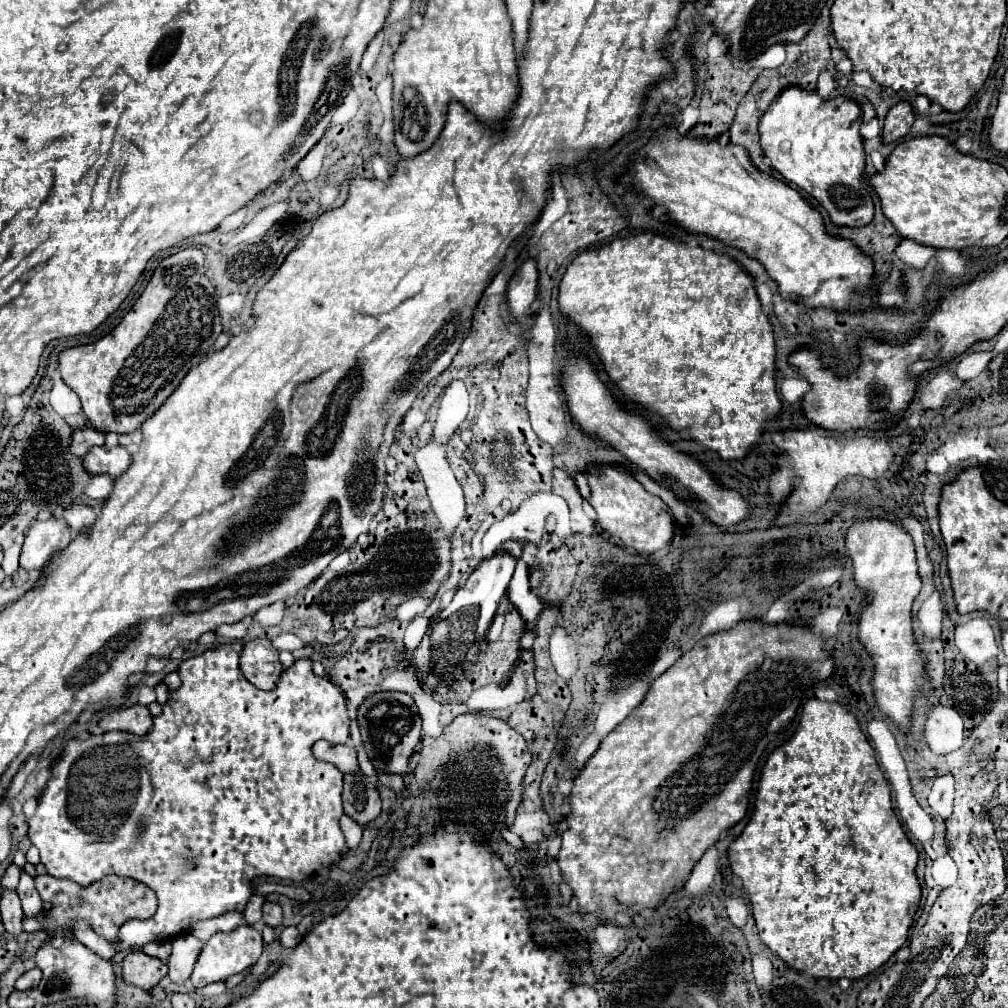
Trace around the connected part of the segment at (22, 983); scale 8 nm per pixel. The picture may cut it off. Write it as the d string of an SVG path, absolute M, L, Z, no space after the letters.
M35 967L35 969L27 971L23 977L17 979L15 989L33 989L33 987L39 985L39 981L41 981L41 971Z

